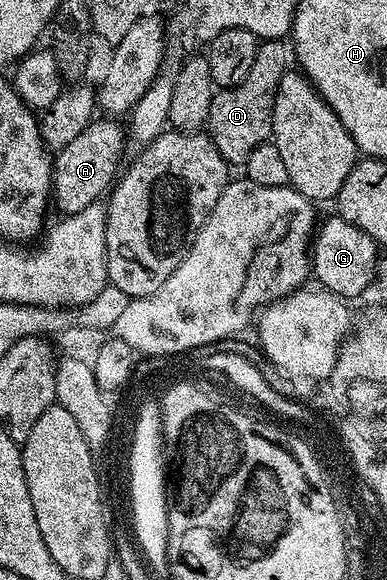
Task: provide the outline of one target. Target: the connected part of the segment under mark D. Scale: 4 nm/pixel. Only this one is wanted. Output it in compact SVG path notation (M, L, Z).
M286 39L262 41L249 74L245 74L245 78L241 78L237 86L216 91L209 106L205 131L228 165L246 165L249 154L253 154L257 146L271 140L273 102L277 98L277 86L281 86L281 78L289 71L292 60L293 52Z

